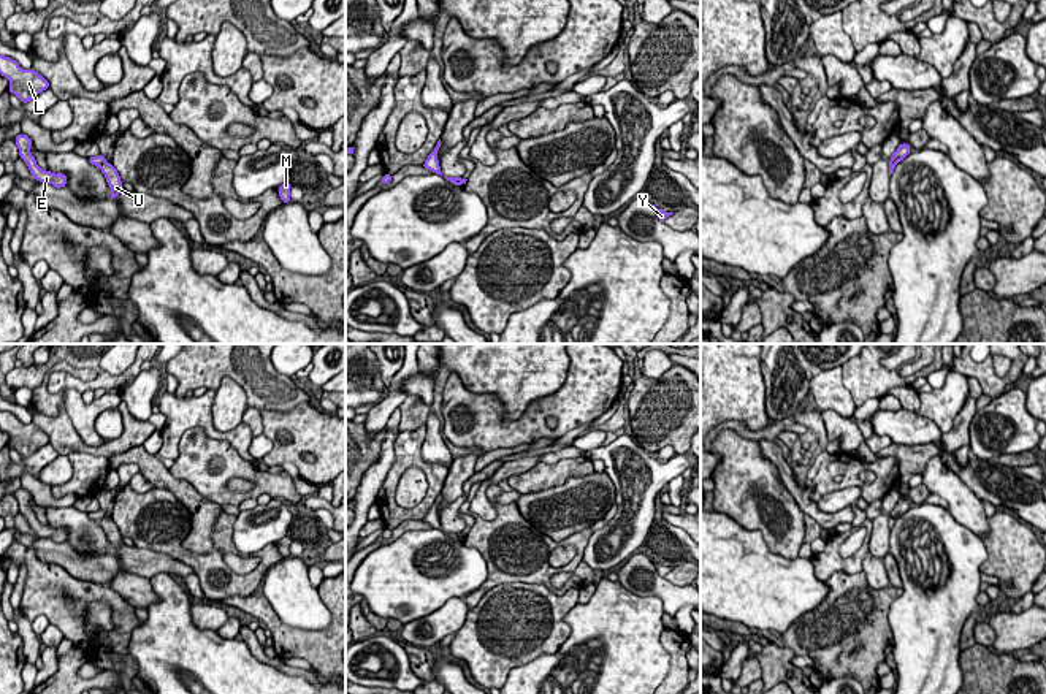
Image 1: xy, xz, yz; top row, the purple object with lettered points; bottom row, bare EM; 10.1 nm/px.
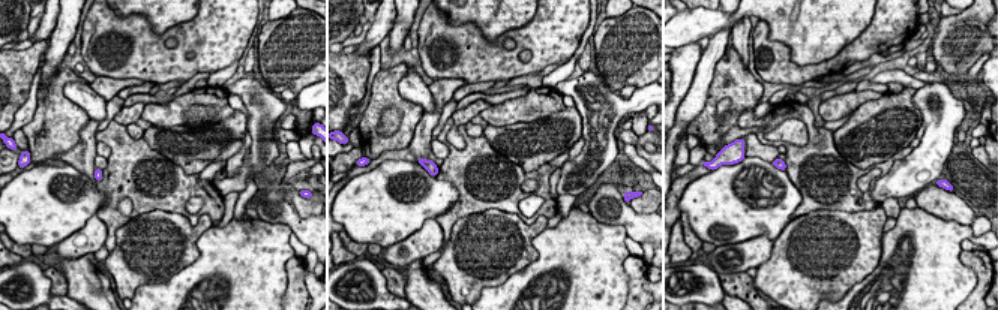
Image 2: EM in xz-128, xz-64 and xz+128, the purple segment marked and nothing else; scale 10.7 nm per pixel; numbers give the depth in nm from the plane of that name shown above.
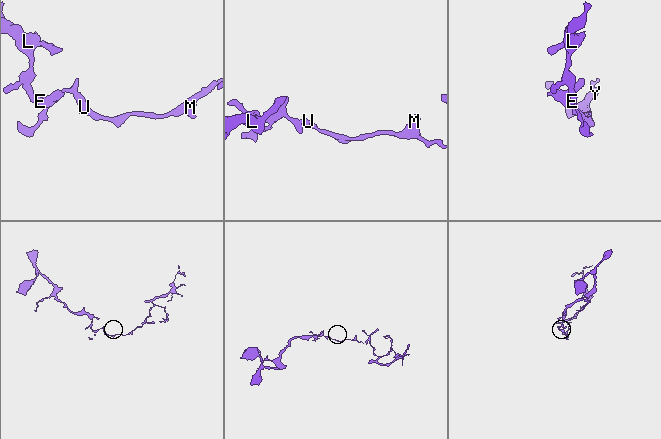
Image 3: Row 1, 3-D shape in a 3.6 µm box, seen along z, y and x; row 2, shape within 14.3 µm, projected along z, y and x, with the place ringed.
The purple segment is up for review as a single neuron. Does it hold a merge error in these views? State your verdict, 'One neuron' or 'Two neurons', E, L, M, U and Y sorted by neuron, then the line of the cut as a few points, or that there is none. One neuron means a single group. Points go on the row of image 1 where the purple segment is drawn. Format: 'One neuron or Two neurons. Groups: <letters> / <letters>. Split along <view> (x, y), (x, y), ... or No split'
Two neurons. Groups: E L / M U Y. Split along xy (105, 162), (99, 165)

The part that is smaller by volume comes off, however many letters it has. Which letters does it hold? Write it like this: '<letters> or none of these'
M, U, Y

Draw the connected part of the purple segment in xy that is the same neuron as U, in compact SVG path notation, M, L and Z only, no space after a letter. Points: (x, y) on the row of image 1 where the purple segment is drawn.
M103 163L100 165L101 173L106 177L106 182L111 189L109 198L116 200L116 196L124 190L122 179L117 173L117 170L113 166L113 163Z

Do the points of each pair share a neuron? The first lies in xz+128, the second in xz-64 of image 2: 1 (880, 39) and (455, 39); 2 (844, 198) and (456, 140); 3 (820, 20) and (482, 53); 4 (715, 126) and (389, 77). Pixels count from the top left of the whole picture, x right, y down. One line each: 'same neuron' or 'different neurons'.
1: same neuron
2: different neurons
3: different neurons
4: same neuron

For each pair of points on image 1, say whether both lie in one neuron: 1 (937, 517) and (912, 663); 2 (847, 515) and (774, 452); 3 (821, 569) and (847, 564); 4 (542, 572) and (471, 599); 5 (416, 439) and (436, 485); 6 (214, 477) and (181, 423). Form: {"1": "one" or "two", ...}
{"1": "one", "2": "one", "3": "one", "4": "one", "5": "one", "6": "two"}

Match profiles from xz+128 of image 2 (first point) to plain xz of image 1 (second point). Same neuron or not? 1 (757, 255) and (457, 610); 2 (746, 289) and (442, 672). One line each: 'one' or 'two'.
1: one
2: two

